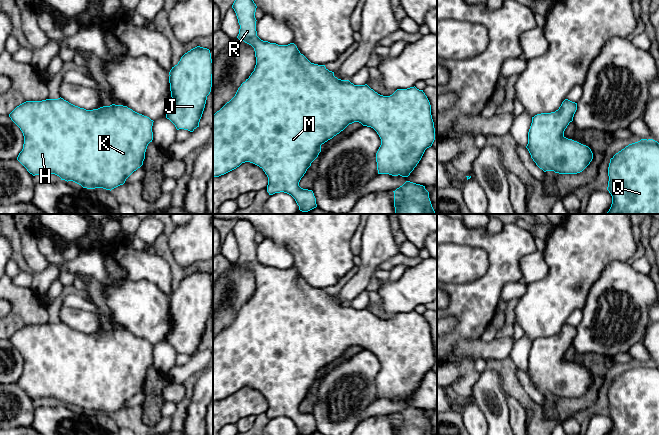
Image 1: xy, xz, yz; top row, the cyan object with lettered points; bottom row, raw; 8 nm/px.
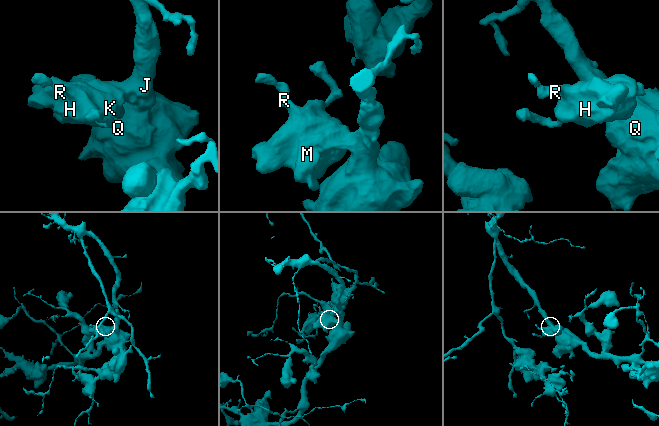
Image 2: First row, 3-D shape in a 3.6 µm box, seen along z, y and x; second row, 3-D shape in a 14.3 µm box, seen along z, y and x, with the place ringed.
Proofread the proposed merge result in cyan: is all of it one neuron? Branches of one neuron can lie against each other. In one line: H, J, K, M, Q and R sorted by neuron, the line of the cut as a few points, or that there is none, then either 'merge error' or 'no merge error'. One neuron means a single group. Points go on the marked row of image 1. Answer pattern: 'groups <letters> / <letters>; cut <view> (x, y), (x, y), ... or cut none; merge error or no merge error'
groups H J K M Q R; cut none; no merge error

